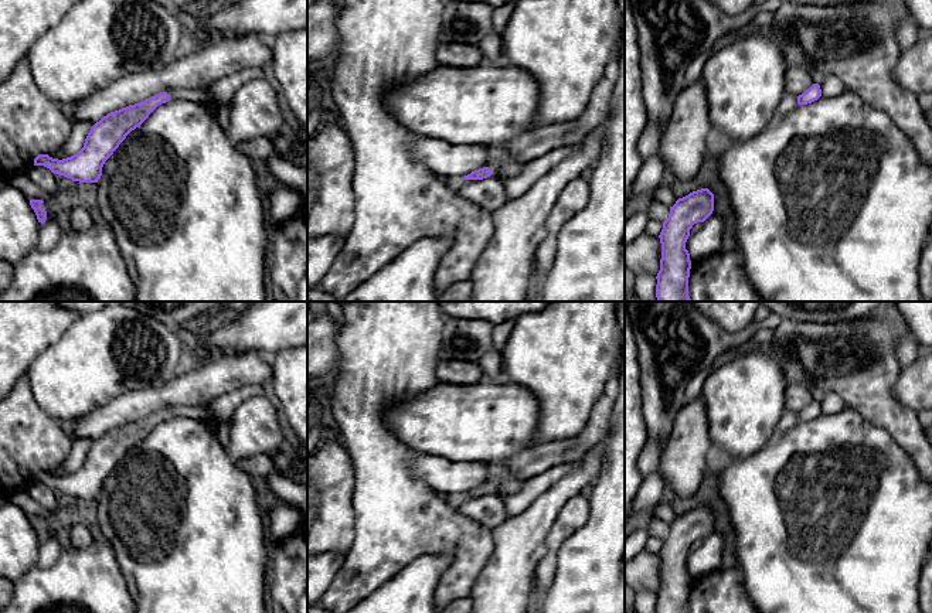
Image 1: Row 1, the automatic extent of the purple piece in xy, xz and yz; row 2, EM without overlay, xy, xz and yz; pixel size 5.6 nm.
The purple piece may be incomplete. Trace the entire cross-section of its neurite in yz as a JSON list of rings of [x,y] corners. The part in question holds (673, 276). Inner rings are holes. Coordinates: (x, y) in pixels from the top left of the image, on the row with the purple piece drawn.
[[[708,188],[693,191],[670,207],[669,218],[659,235],[661,259],[656,276],[657,302],[691,302],[688,296],[691,260],[686,242],[693,225],[704,222],[712,211],[714,194]]]

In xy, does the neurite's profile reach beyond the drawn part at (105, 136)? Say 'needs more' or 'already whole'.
needs more

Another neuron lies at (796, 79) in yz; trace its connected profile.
[[[790,67],[786,69],[785,91],[788,93],[799,96],[806,92],[813,84],[816,82],[806,69],[800,67]]]

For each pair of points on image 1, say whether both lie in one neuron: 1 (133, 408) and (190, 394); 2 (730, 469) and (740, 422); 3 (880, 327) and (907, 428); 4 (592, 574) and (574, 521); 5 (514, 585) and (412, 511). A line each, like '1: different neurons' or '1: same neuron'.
1: same neuron
2: different neurons
3: same neuron
4: different neurons
5: different neurons

